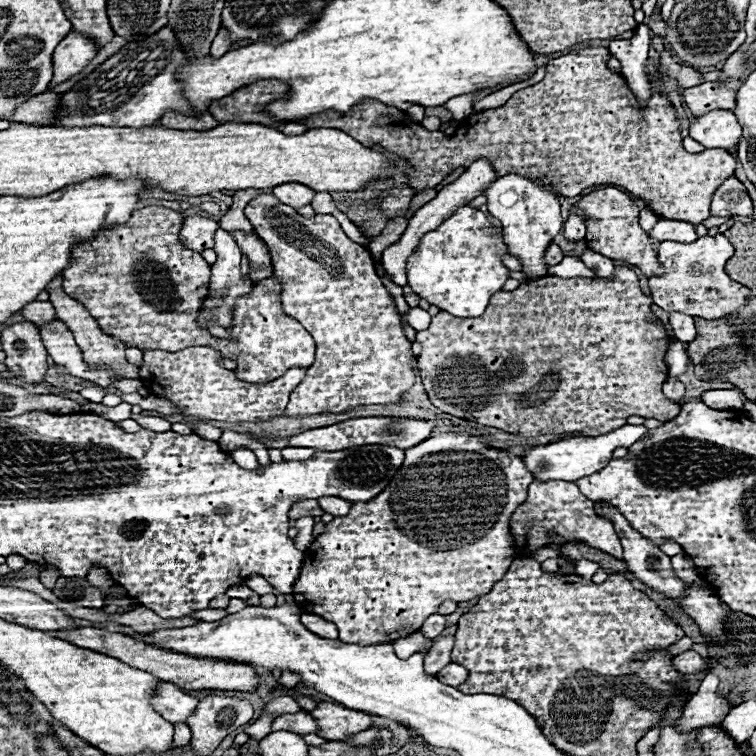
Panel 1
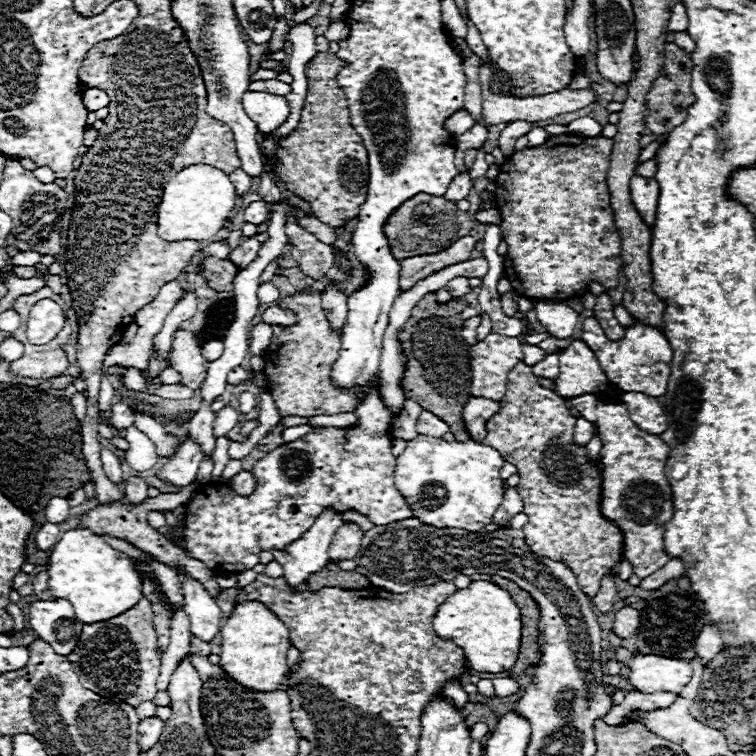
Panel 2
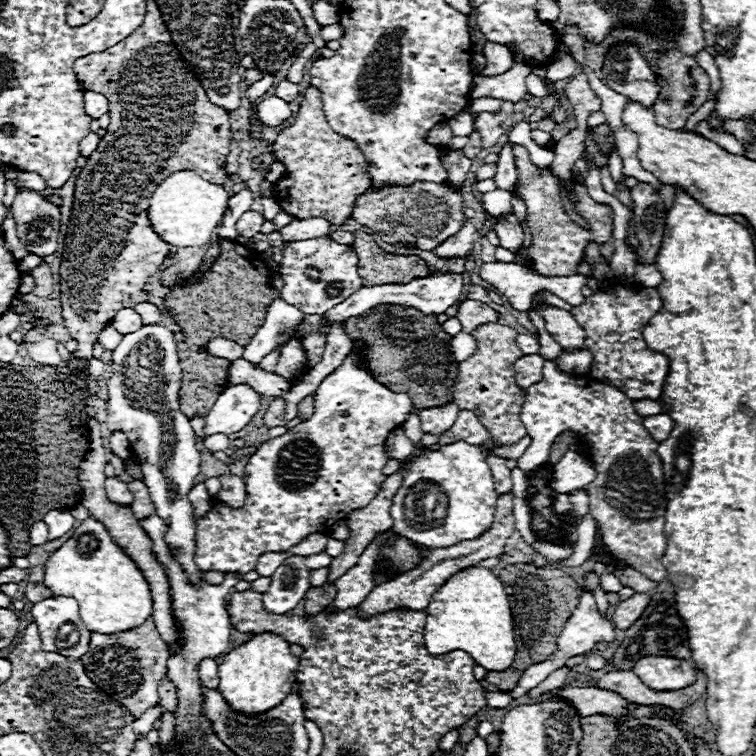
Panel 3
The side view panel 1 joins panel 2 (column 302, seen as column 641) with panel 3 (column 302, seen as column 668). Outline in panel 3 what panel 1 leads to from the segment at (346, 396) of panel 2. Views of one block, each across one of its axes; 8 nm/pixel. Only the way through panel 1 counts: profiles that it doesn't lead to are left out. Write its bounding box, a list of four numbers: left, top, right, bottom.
[298,334,326,420]

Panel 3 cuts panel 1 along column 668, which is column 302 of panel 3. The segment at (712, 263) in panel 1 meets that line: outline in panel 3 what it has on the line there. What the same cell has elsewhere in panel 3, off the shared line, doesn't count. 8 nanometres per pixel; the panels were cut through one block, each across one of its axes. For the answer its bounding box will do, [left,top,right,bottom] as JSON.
[280,238,362,314]

